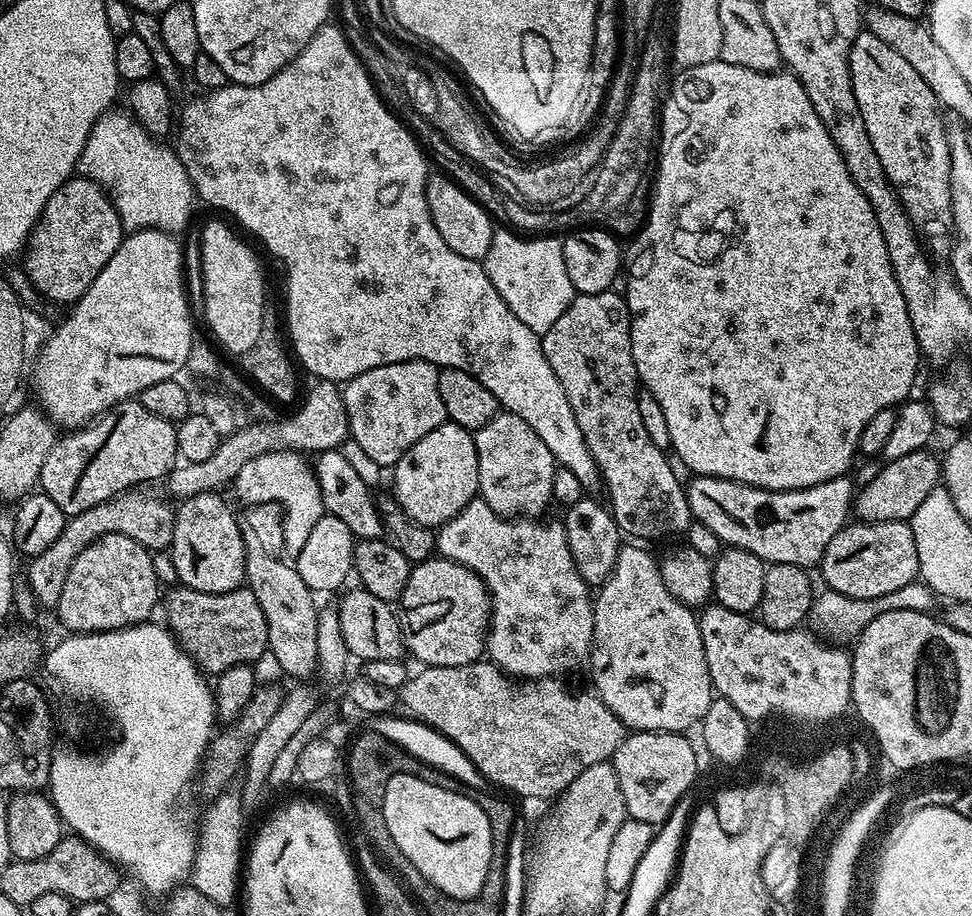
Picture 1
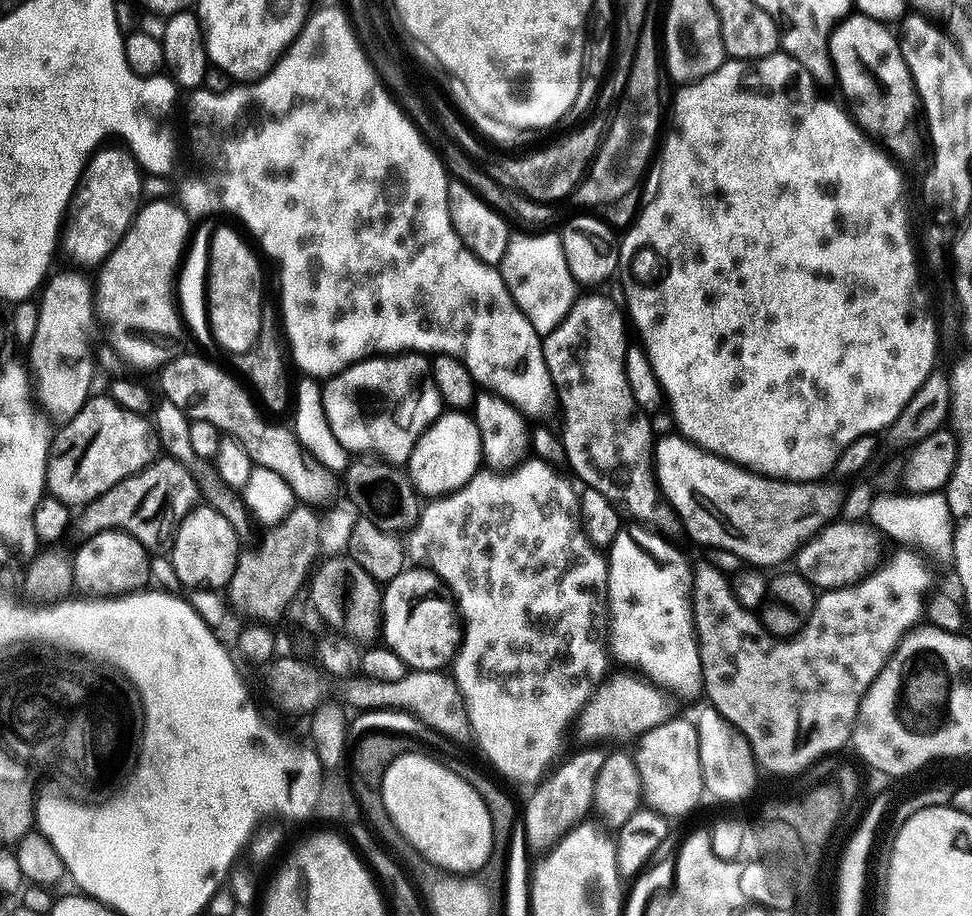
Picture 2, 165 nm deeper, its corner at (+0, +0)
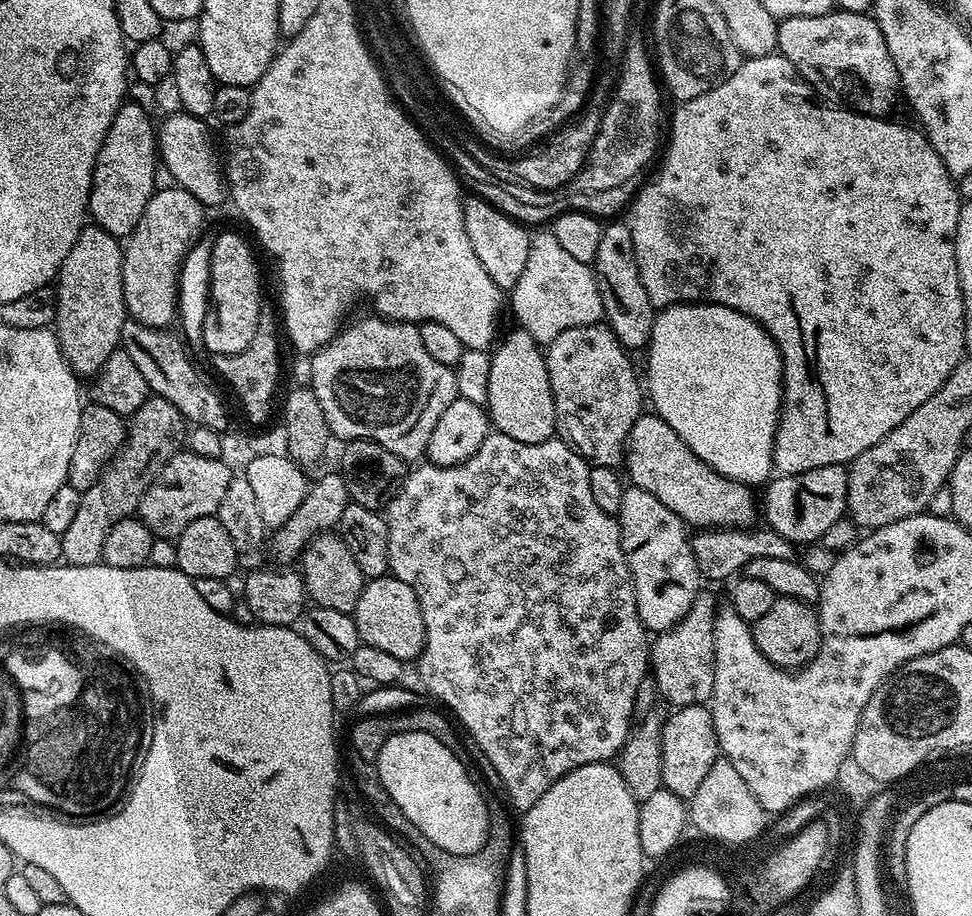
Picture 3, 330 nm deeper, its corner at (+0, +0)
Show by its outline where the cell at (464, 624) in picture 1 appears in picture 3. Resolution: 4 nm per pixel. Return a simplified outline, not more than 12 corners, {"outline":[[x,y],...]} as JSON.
{"outline":[[396,576],[365,583],[363,643],[405,662],[424,648],[422,606]]}

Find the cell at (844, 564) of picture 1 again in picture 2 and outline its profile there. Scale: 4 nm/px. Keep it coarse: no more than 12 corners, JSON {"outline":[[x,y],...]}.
{"outline":[[833,522],[797,550],[817,590],[857,584],[881,563],[871,523]]}

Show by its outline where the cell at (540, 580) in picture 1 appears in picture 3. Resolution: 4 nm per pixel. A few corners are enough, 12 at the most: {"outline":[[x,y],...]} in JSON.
{"outline":[[492,430],[386,508],[420,680],[523,814],[634,727],[617,517]]}

